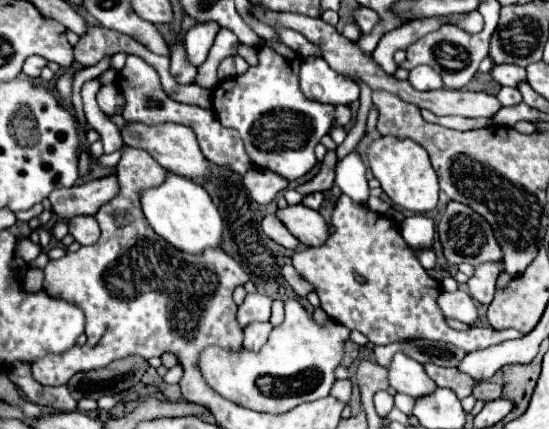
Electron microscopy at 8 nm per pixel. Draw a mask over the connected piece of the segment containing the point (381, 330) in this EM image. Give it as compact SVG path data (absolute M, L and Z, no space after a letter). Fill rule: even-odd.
M342 195L334 207L332 213L332 227L334 235L328 237L328 241L320 247L306 247L302 251L294 251L292 255L292 267L298 271L302 279L306 279L312 287L316 287L316 293L320 297L320 309L334 319L336 323L342 323L350 329L356 329L364 333L370 343L374 345L388 345L394 341L404 341L404 339L430 339L430 341L444 341L452 343L456 347L462 347L464 351L472 353L478 349L486 349L490 345L502 343L506 339L520 339L524 333L518 329L490 329L490 327L476 327L472 325L468 331L456 331L446 325L444 315L436 303L436 297L440 295L440 285L436 279L432 279L426 269L420 265L418 257L414 253L422 249L432 249L432 247L416 247L416 251L402 239L398 225L394 219L388 215L380 215L372 211L368 205L354 203L348 195ZM354 275L364 275L366 283L358 283Z

